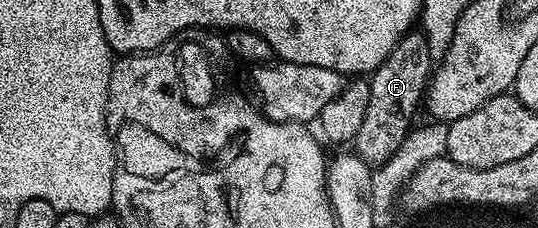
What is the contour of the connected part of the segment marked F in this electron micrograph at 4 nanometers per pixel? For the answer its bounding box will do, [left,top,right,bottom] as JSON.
[353,29,433,165]

